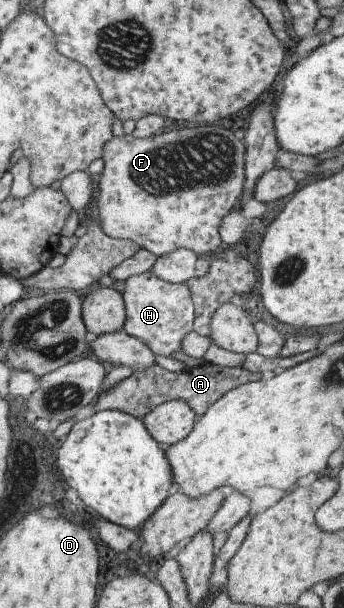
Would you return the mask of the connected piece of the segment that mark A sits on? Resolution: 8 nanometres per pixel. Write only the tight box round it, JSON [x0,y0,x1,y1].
[92,360,260,419]

